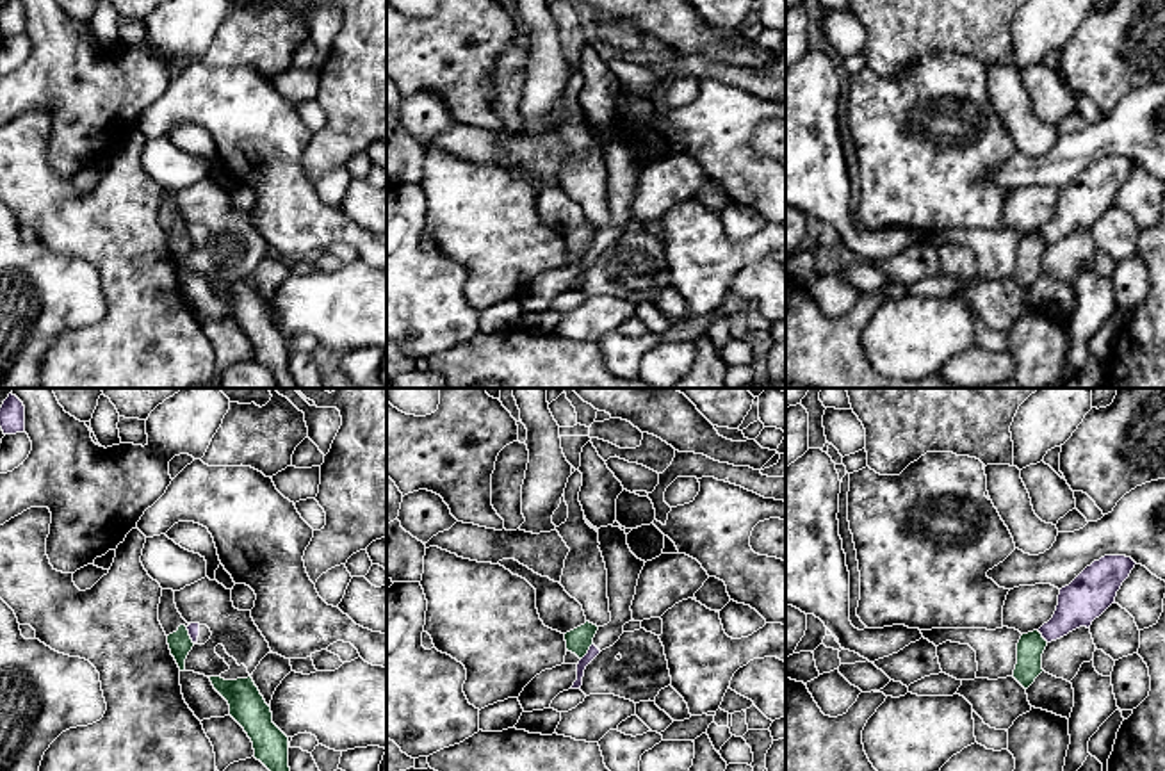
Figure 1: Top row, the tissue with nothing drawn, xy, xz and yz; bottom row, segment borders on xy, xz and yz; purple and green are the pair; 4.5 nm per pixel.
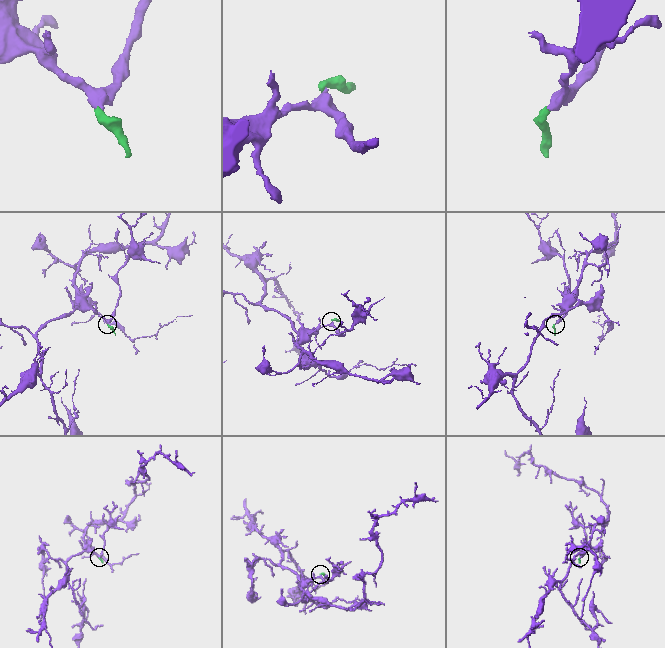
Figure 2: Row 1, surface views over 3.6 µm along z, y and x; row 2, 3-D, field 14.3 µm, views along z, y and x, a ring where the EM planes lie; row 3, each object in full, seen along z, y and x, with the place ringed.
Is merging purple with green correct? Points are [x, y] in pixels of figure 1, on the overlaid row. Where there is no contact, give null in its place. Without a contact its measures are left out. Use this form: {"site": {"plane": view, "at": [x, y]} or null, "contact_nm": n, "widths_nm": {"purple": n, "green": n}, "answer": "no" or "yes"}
{"site": {"plane": "xz", "at": [588, 652]}, "contact_nm": 90, "widths_nm": {"purple": 50, "green": 120}, "answer": "no"}

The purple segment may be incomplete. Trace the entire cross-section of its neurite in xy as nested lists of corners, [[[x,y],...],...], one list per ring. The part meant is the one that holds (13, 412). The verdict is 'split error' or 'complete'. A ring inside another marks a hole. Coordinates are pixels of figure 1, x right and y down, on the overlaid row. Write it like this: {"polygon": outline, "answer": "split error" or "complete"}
{"polygon": [[[9,394],[0,408],[0,427],[4,434],[16,434],[25,431],[25,406],[12,394]]], "answer": "complete"}

